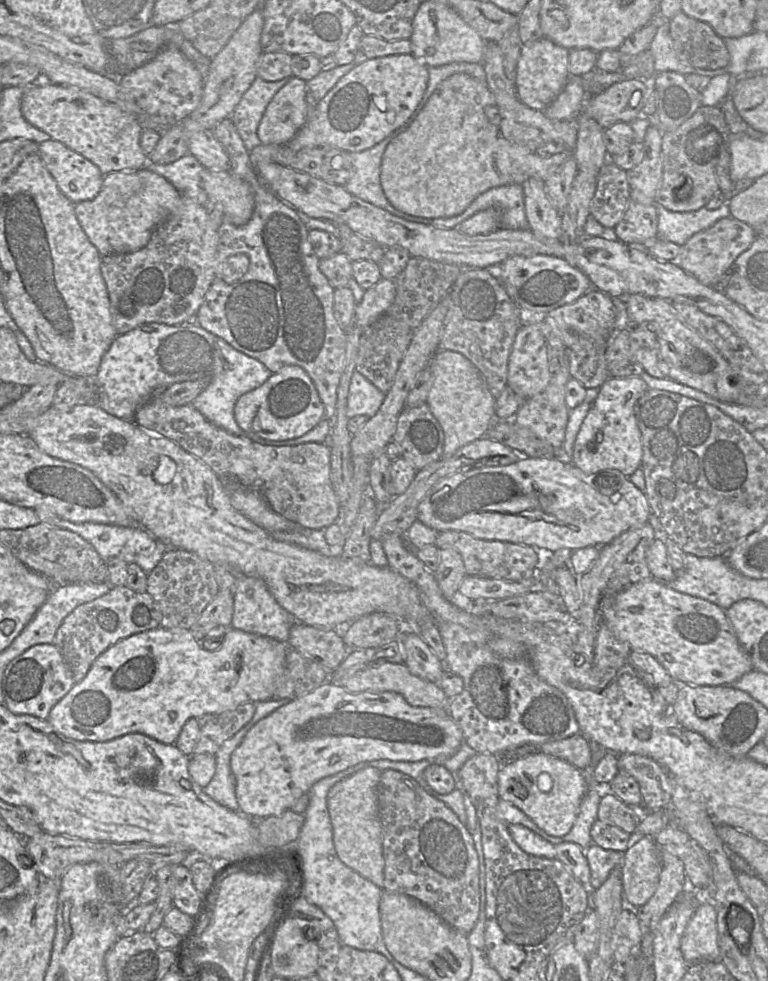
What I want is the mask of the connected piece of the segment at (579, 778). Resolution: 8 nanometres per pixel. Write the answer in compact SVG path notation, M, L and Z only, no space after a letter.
M540 752L503 761L498 773L499 798L520 809L540 829L554 837L563 837L571 831L589 788L583 771Z

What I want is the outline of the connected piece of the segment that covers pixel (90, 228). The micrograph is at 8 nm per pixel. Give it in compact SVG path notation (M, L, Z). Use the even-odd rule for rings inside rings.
M146 168L112 172L104 176L98 195L92 200L76 203L74 211L89 241L104 257L144 248L153 232L179 205L181 195L168 180Z

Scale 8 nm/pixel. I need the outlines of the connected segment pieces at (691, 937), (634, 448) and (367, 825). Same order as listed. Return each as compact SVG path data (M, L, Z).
M704 900L696 909L682 937L681 950L689 964L720 960L717 907L711 900Z
M640 376L608 378L585 417L574 443L571 463L584 475L603 470L618 470L627 478L641 467L641 432L634 414L638 399L649 389Z
M373 767L364 768L337 782L327 796L327 808L337 856L347 867L380 888L384 882L382 826L377 800L381 772Z

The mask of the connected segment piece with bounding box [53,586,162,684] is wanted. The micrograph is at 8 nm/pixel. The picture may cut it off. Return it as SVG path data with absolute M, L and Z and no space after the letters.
M126 586L111 587L110 591L91 602L78 606L62 622L53 644L68 664L75 684L87 675L94 661L119 641L160 627L162 613L147 592L136 592Z

